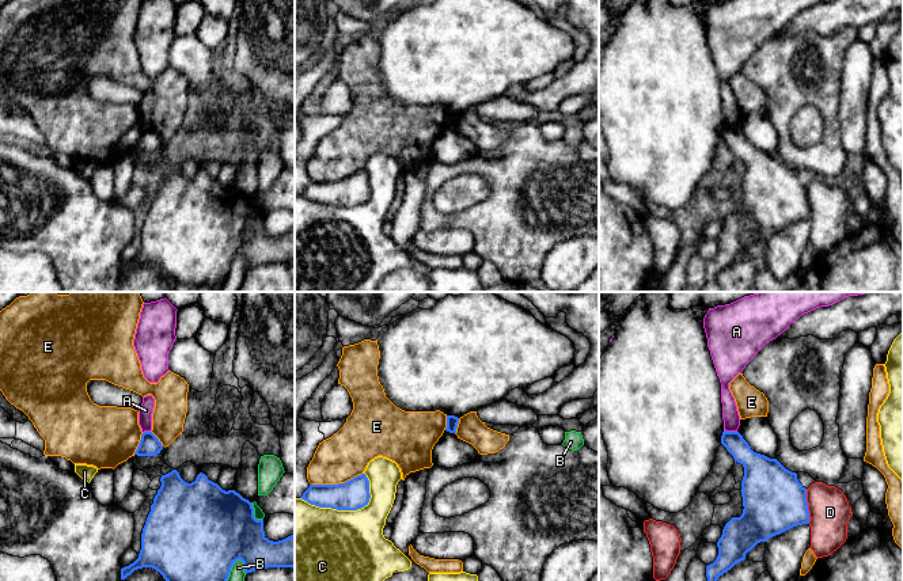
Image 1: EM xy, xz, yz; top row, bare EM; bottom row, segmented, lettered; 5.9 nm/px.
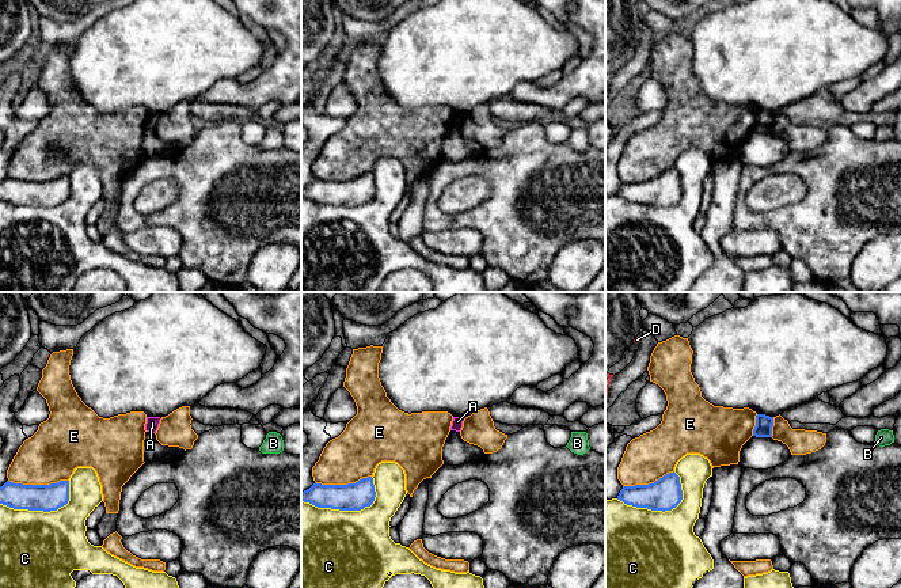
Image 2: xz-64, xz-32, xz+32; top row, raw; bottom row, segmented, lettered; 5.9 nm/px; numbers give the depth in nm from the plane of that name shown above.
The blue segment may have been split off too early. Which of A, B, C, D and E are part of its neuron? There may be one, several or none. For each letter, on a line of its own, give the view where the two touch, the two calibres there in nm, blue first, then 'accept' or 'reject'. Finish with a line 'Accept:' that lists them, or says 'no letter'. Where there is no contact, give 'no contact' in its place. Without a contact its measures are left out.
A: meets blue in yz; 140 nm thick on the blue side, 100 nm on the other; reject
B: meets blue in xy; 480 nm thick on the blue side, 90 nm on the other; reject
C: meets blue in xz; 180 nm thick on the blue side, 440 nm on the other; reject
D: meets blue in yz; 380 nm thick on the blue side, 240 nm on the other; reject
E: meets blue in xz; 180 nm thick on the blue side, 280 nm on the other; reject
Accept: no letter

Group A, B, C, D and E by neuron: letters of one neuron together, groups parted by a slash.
A / B / C / D / E

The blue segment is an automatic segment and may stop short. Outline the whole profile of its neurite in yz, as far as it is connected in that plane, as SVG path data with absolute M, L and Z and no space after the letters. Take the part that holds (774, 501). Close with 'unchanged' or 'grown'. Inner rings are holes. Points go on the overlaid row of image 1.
M724 430L721 444L744 467L740 490L744 509L725 524L717 542L718 555L706 566L707 581L717 581L744 561L758 543L809 523L807 489L796 472L754 452L739 432Z | unchanged

